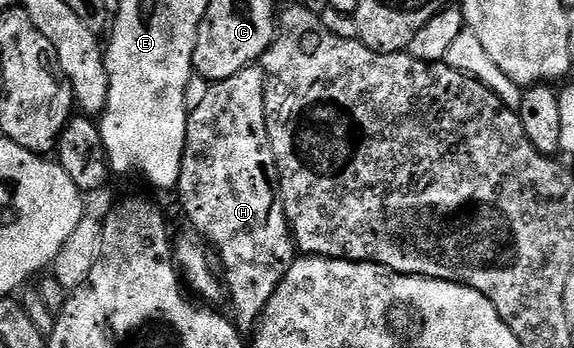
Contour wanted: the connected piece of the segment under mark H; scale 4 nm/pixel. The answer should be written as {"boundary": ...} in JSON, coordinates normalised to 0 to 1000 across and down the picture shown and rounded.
{"boundary":[[[451,187],[430,190],[394,230],[368,239],[352,299],[331,319],[312,557],[314,592],[321,601],[329,644],[336,649],[329,652],[380,733],[382,761],[389,767],[387,810],[394,825],[394,856],[395,865],[404,865],[401,902],[413,948],[444,951],[453,911],[460,905],[463,874],[470,874],[470,851],[477,851],[484,816],[491,816],[491,793],[505,782],[509,756],[519,739],[488,560],[481,451],[470,425],[463,379],[460,204]]]}

